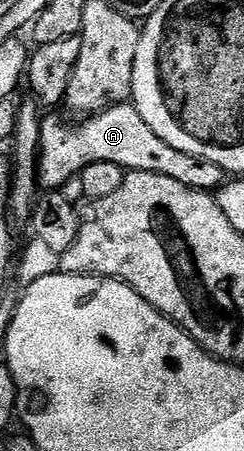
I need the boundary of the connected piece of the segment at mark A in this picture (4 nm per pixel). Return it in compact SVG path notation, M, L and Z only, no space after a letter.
M134 103L114 104L112 108L106 108L105 111L98 112L95 116L88 116L82 122L75 123L79 124L62 124L55 116L49 118L47 116L42 121L38 155L38 179L44 189L62 189L64 187L62 184L67 184L70 180L72 183L79 173L85 171L89 166L93 166L93 162L113 162L124 170L161 174L165 178L173 178L185 186L195 188L199 192L214 193L222 188L225 183L223 169L218 168L213 162L173 150L173 146L169 146L169 142L157 138L157 134L153 134L153 130L149 126L149 122L145 122L145 118L141 118L141 114L136 110Z

